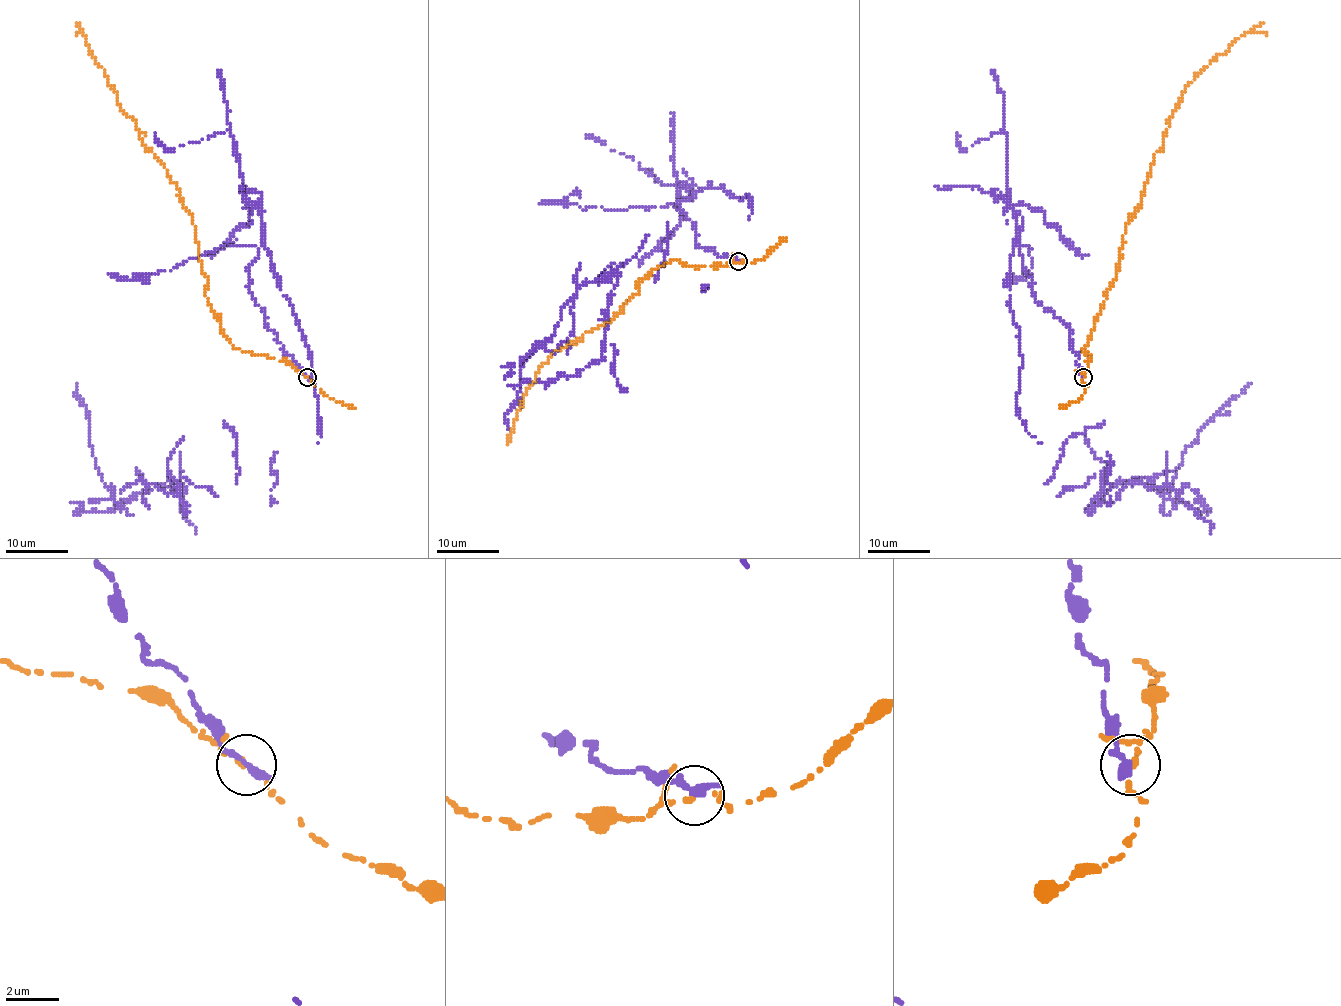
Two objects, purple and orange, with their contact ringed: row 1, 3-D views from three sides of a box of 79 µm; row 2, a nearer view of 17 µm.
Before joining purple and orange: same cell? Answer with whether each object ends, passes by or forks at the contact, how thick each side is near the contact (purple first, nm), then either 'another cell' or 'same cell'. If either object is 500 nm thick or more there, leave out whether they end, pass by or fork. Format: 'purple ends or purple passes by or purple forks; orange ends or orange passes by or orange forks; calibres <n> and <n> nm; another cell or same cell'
purple ends; orange passes by; calibres 360 and 150 nm; another cell

